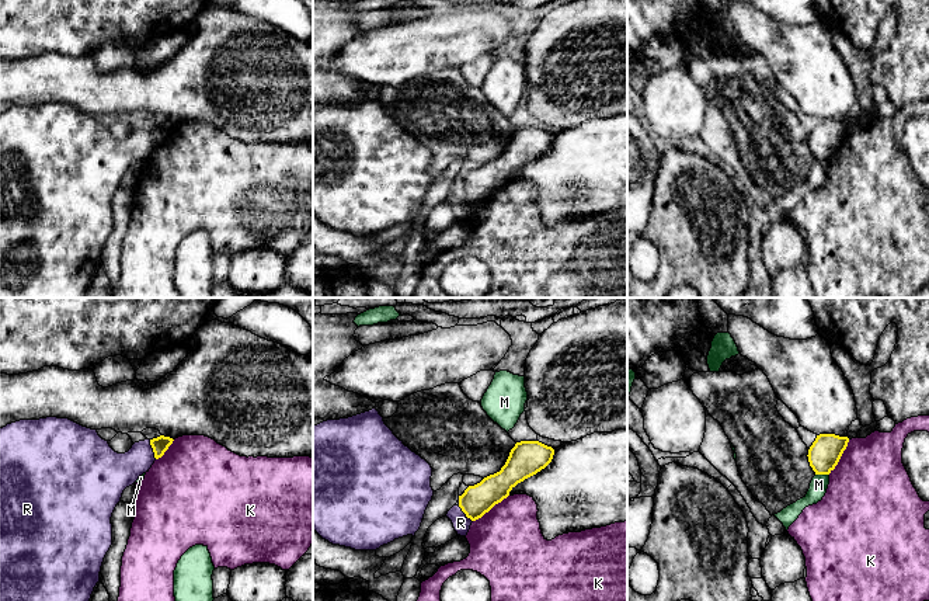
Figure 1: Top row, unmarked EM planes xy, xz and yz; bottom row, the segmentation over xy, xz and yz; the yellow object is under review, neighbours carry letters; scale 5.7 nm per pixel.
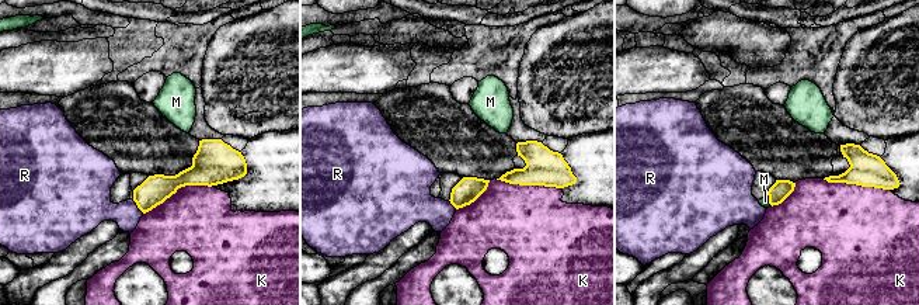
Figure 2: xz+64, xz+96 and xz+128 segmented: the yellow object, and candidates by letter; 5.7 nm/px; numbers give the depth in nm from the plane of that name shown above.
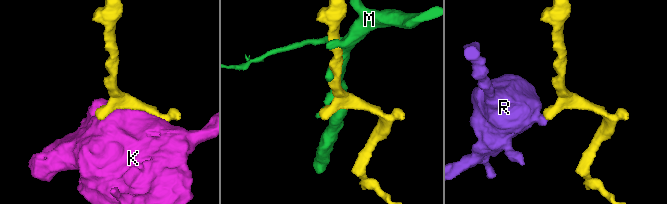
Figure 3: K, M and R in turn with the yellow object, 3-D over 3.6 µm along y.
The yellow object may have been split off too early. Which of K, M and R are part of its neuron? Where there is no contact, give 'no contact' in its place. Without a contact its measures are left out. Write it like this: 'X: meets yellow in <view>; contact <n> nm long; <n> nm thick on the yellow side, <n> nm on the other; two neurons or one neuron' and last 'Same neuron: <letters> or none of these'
K: meets yellow in xz; contact 260 nm long; 170 nm thick on the yellow side, 440 nm on the other; two neurons
M: meets yellow in yz; contact 80 nm long; 180 nm thick on the yellow side, 100 nm on the other; two neurons
R: meets yellow in xy; contact 120 nm long; 90 nm thick on the yellow side, 220 nm on the other; two neurons
Same neuron: none of these

